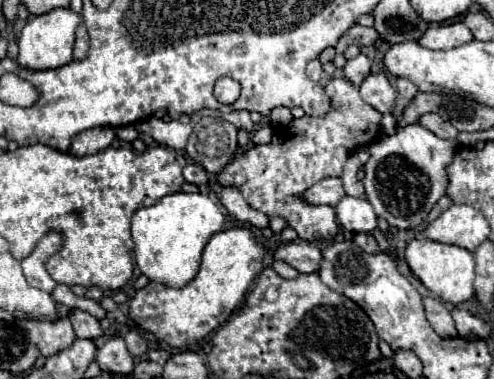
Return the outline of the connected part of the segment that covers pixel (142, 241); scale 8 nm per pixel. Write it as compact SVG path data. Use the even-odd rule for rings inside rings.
M173 193L133 215L131 233L135 261L145 277L169 287L185 287L199 271L203 247L211 235L223 231L225 215L205 193Z

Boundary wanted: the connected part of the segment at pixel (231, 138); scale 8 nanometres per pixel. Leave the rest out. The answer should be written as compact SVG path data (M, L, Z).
M203 117L193 127L185 153L191 161L217 175L237 153L237 129L219 117Z

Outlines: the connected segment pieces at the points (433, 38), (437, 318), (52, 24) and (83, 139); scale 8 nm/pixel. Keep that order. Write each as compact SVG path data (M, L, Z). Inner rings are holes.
M457 21L457 23L435 23L419 39L419 43L423 47L429 47L429 49L453 49L453 47L459 47L459 45L469 43L469 41L473 41L473 33L461 21Z
M425 297L423 305L425 305L425 311L427 311L427 319L429 319L431 327L437 331L437 335L457 337L457 329L455 329L455 321L451 317L451 311L439 299Z
M53 9L49 13L31 17L17 43L19 43L19 57L17 63L25 69L35 69L35 71L45 71L45 69L57 69L73 61L73 41L75 41L75 29L77 23L81 23L81 15L71 11L71 9Z
M95 127L89 131L83 131L81 135L75 137L71 145L73 155L91 155L97 151L107 149L115 139L115 129L113 127Z

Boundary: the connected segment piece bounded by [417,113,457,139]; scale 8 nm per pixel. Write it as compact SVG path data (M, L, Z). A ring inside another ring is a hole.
M425 113L425 115L421 115L417 123L423 125L425 129L433 131L435 135L443 137L443 139L455 139L455 137L457 137L457 129L455 129L449 121L441 119L441 117L435 115L435 113Z

